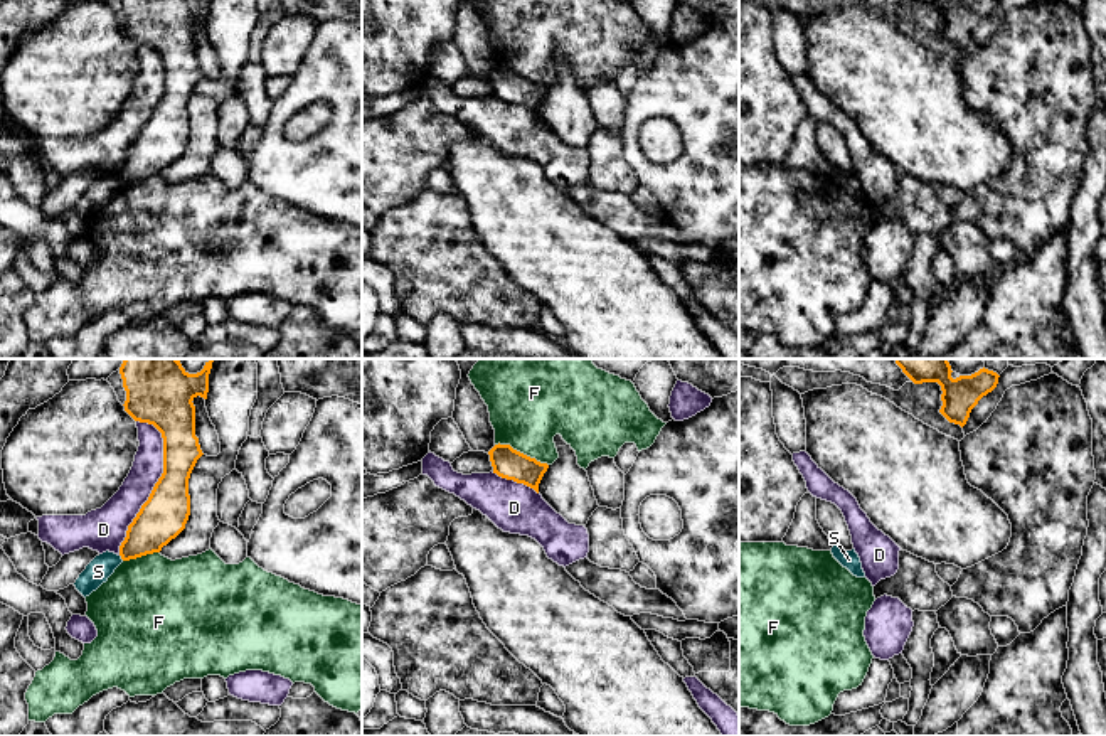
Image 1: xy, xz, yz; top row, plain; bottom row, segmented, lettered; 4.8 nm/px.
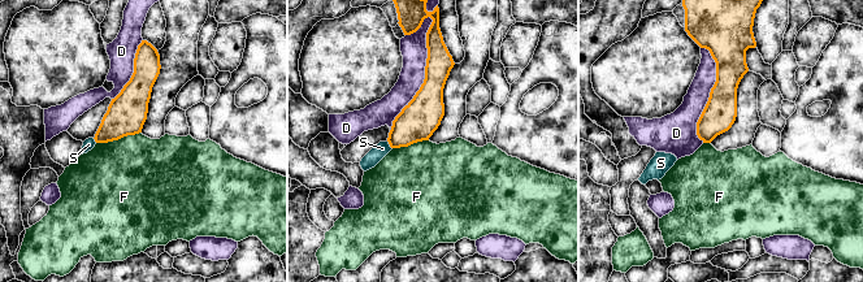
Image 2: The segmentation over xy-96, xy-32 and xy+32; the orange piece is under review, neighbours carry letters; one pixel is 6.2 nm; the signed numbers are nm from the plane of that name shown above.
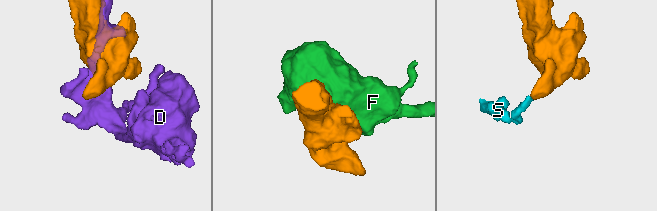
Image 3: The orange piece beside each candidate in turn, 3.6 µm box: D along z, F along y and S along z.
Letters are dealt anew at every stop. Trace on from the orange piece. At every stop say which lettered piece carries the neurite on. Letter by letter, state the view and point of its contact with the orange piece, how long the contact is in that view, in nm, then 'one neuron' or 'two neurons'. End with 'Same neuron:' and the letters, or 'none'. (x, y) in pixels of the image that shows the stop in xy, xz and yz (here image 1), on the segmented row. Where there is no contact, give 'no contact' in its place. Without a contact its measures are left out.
D: xy (155, 484) | 650 nm | two neurons
F: xz (522, 453) | 280 nm | two neurons
S: xy (122, 558) | 40 nm | two neurons
Same neuron: none

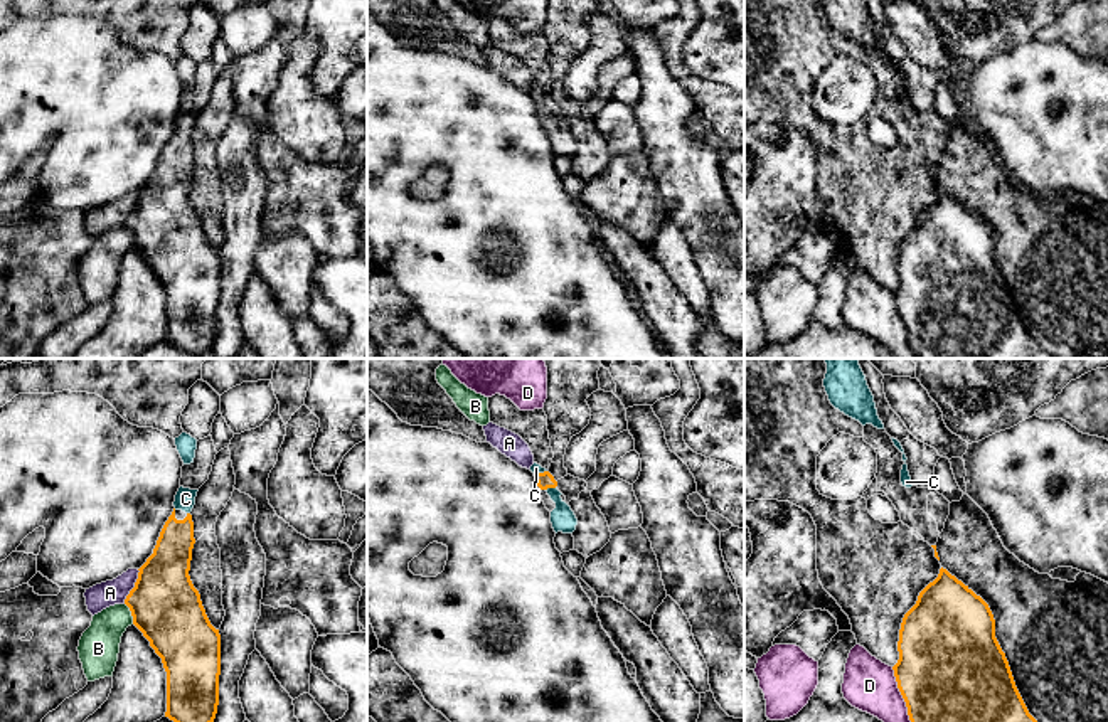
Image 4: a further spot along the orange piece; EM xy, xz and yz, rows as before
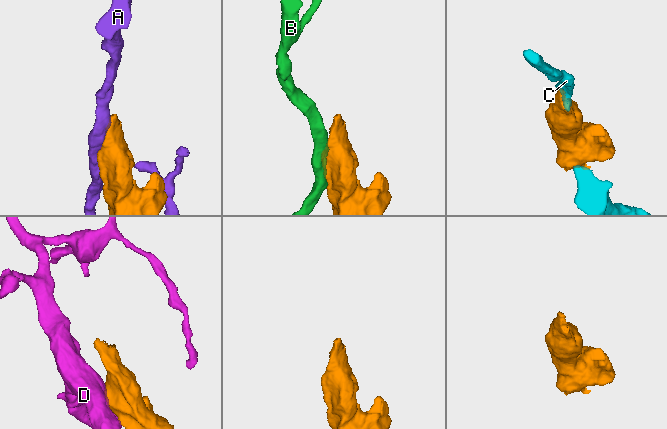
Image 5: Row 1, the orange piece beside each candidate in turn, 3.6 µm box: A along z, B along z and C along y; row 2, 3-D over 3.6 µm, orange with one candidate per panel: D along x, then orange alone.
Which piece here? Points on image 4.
A: xy (135, 586) | 180 nm | two neurons
B: xy (132, 613) | 110 nm | two neurons
C: xz (549, 487) | 50 nm | one neuron
D: yz (901, 694) | 280 nm | two neurons
Same neuron: C

